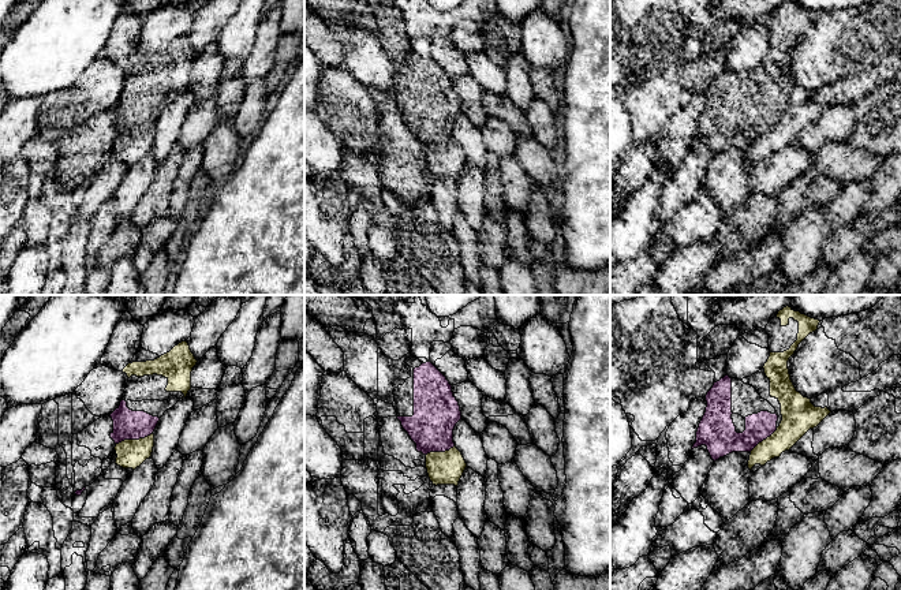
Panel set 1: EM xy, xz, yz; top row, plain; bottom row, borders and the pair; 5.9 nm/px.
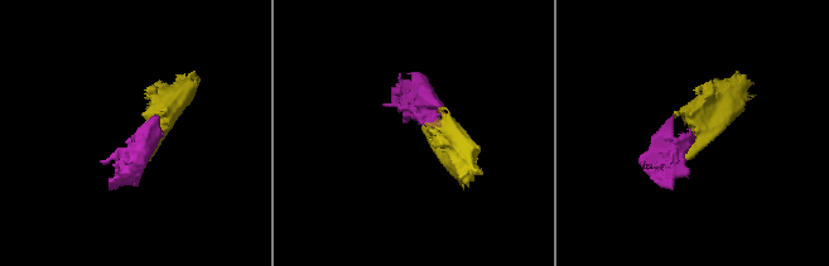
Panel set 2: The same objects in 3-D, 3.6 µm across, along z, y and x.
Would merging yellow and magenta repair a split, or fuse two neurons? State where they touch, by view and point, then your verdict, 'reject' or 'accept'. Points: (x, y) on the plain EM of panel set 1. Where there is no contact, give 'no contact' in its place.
xy (134, 134) | accept

